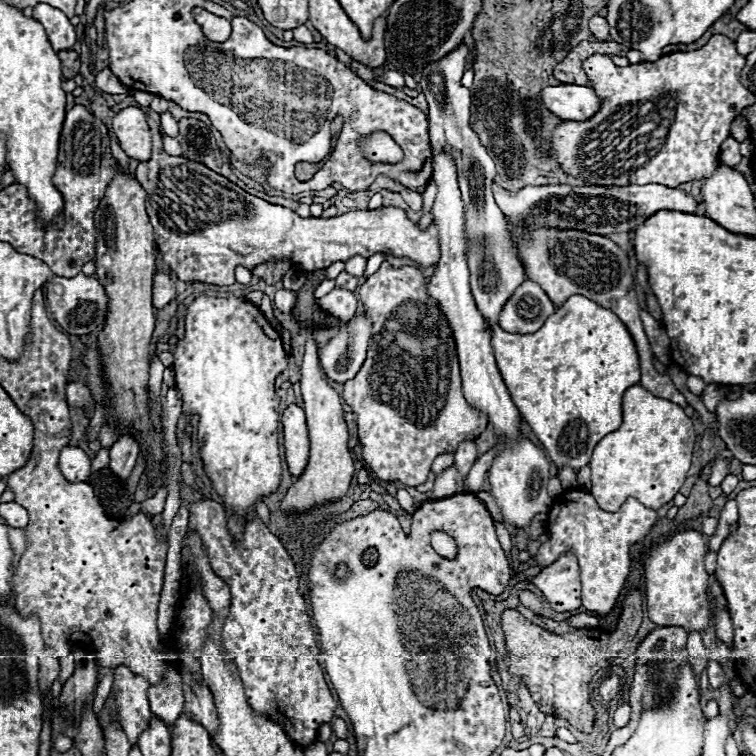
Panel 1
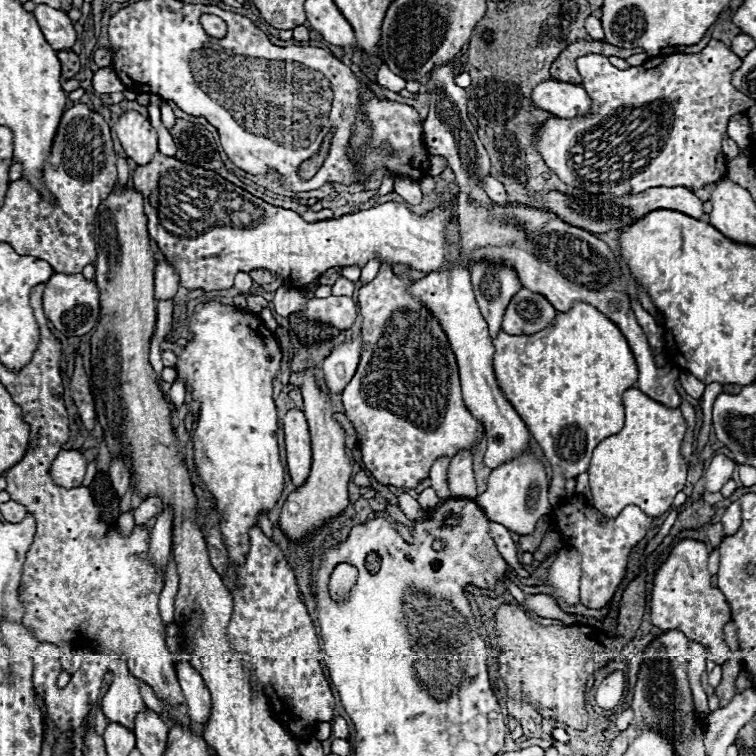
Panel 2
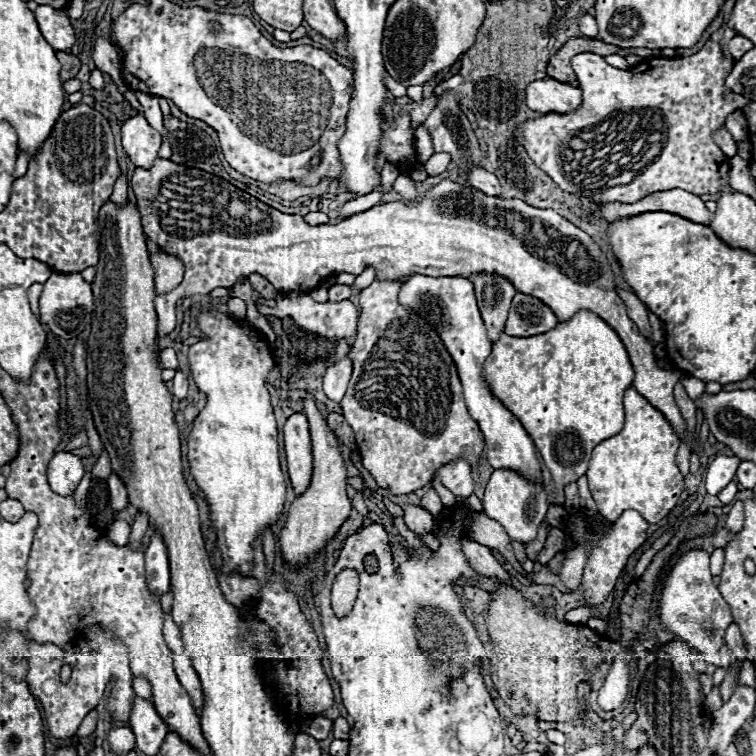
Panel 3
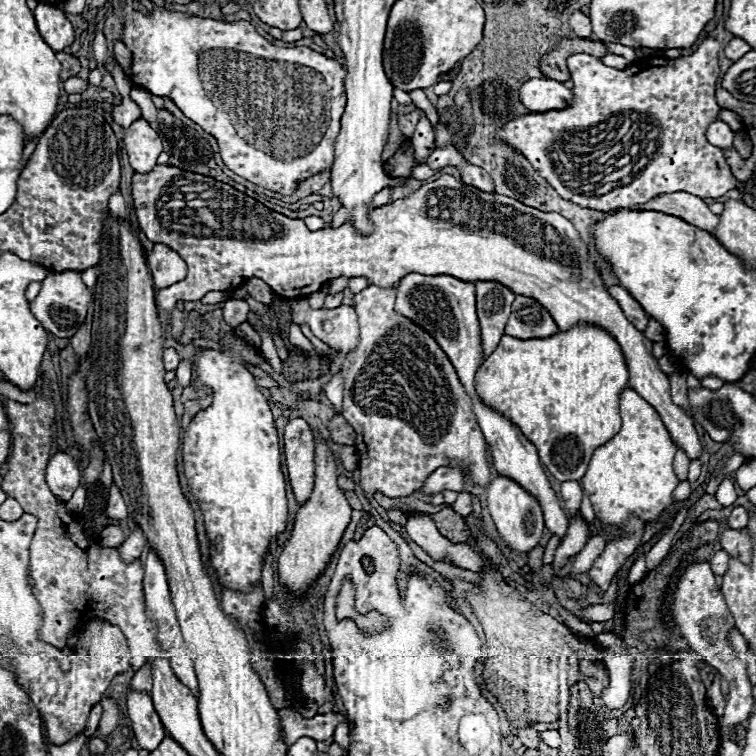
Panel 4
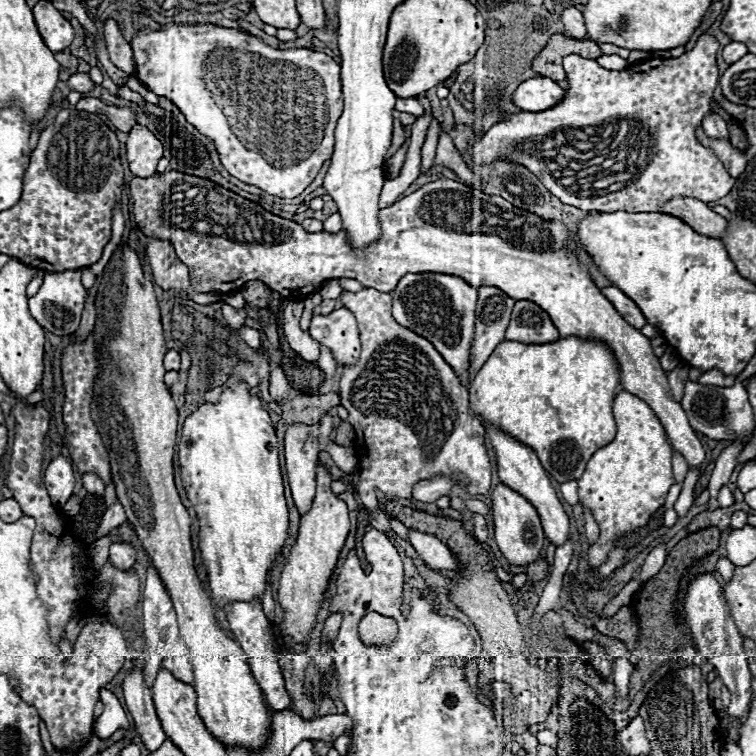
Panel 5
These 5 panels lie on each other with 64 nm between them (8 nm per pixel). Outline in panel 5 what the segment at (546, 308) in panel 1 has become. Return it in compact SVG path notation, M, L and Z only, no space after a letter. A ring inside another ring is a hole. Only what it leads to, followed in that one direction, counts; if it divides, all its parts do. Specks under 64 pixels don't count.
M518 300L514 304L512 320L506 330L506 340L522 344L548 344L556 342L558 338L560 336L556 326L538 304L532 304L528 300Z

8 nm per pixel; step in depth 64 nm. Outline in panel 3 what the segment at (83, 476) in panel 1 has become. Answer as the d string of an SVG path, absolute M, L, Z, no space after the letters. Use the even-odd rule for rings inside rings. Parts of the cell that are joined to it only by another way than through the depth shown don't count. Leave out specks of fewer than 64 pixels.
M56 452L46 470L50 488L60 496L72 496L84 476L82 460L70 452Z

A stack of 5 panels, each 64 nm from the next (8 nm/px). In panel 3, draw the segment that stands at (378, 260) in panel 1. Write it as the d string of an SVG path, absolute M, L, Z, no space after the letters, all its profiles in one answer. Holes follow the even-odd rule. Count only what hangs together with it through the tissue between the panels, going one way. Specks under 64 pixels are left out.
M368 268L368 270L364 270L356 280L354 280L354 284L352 284L352 288L354 290L364 290L366 286L370 286L372 282L374 282L374 270L372 268Z

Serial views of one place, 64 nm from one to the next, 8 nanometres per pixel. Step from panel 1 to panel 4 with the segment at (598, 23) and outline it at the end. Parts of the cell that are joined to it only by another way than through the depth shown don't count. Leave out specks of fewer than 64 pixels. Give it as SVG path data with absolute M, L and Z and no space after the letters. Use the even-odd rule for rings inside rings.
M578 10L572 12L570 18L568 18L568 24L570 24L570 28L572 28L572 32L574 32L576 36L580 36L580 38L590 38L590 36L592 36L590 20L588 20L588 16L582 14L582 12L578 12Z

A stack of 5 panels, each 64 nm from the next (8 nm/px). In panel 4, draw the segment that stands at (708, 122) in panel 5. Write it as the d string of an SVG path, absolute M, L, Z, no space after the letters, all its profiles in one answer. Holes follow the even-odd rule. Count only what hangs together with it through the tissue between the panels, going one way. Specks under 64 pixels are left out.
M714 120L708 128L706 128L706 138L710 144L718 146L718 148L732 148L732 138L734 132L730 130L730 126L722 120Z

